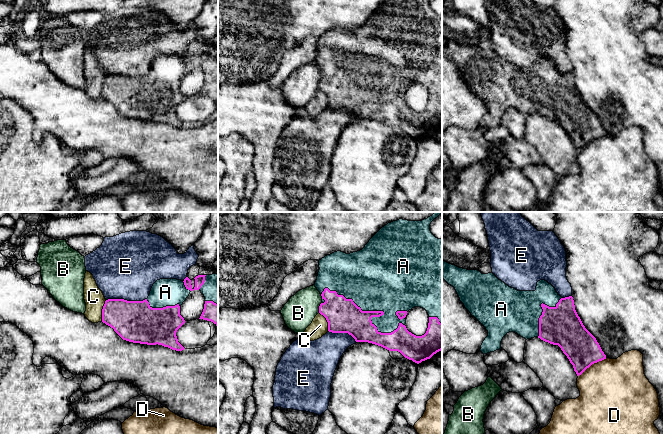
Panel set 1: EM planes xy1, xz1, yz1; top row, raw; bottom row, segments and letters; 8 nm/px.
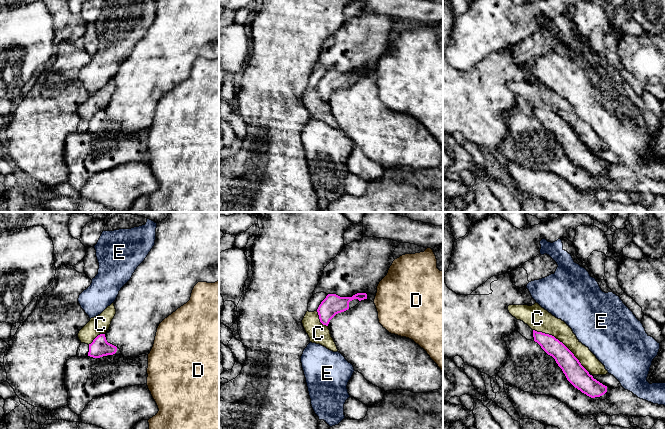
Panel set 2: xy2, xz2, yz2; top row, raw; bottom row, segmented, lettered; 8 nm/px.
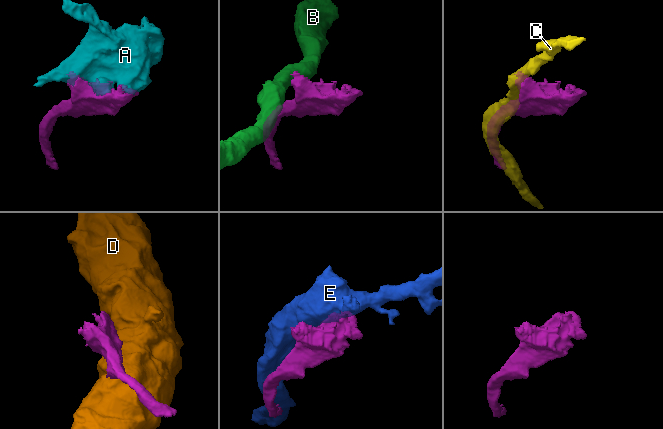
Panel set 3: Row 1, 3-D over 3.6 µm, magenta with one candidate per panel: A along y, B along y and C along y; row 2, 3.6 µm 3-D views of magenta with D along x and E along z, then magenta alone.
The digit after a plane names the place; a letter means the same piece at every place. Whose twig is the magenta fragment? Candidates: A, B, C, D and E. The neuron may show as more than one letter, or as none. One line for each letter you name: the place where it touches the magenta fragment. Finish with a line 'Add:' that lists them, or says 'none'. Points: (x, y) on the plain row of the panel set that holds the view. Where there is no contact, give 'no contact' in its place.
A: contact xz1 (378, 87)
Add: A

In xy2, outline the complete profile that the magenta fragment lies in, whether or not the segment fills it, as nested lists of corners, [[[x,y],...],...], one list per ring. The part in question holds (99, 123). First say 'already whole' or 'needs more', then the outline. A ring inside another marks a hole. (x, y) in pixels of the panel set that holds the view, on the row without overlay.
already whole; [[[100,110],[89,120],[88,132],[100,134],[107,131],[113,131],[116,127],[117,123],[107,118],[105,110]]]

